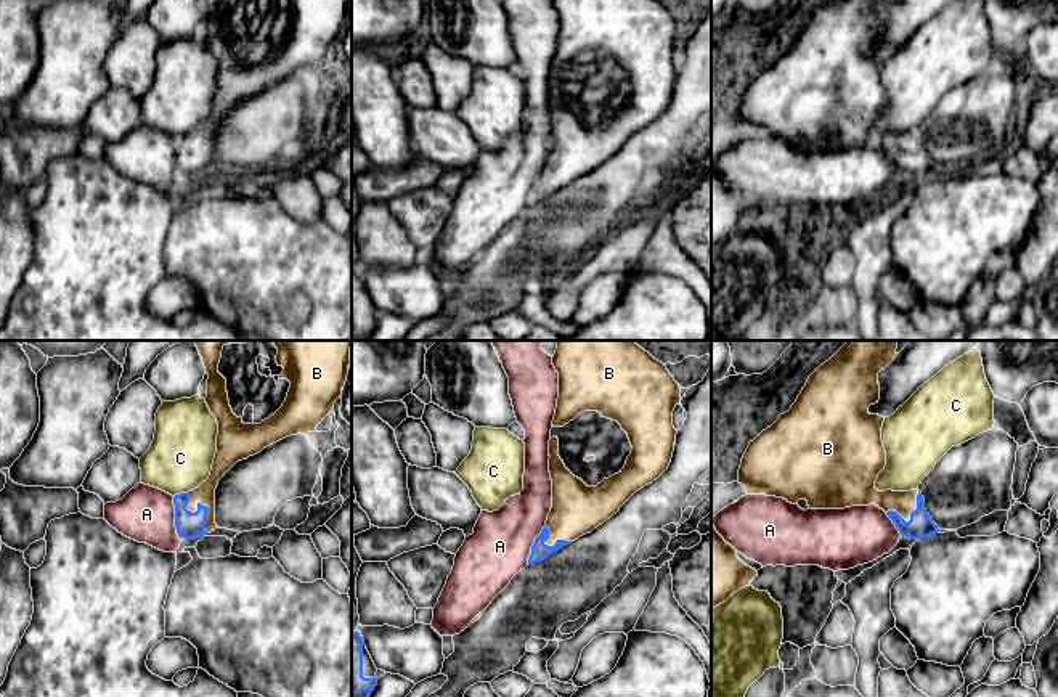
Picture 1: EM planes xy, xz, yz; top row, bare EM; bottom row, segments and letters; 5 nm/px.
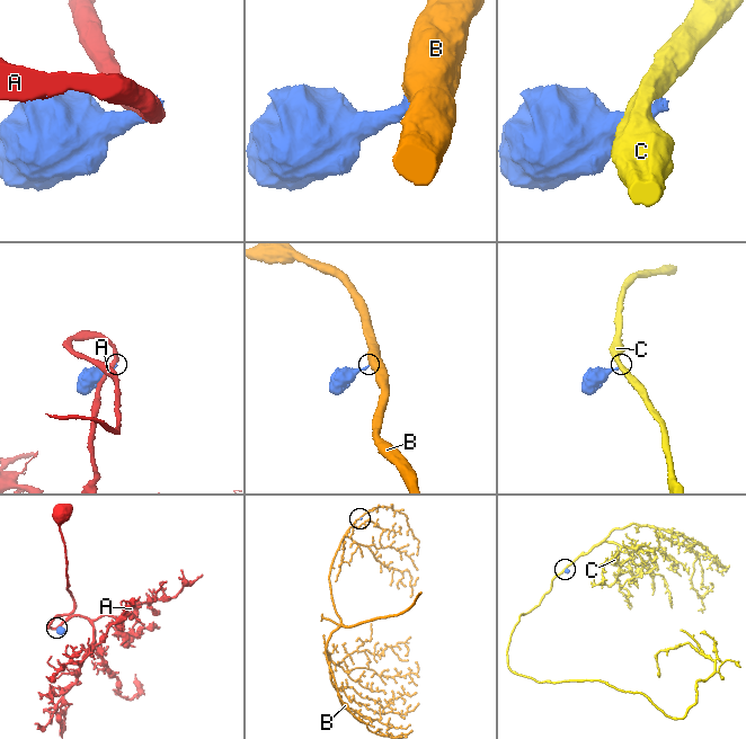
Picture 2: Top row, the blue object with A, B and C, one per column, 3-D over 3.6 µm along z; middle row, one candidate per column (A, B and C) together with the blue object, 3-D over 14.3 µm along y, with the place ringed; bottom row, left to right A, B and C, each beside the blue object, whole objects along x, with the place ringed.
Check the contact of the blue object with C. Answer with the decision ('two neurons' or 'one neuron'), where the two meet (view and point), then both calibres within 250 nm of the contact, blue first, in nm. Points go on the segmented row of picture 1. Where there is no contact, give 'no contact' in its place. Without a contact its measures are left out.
two neurons | xy (180, 493) | 140/320 nm

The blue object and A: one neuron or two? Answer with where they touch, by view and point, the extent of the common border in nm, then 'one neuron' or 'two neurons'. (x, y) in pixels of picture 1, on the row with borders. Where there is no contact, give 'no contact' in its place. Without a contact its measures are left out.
meets blue in xy at (175, 517); contact 220 nm long; two neurons

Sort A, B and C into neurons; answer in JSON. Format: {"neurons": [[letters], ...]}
{"neurons": [["A"], ["B"], ["C"]]}

